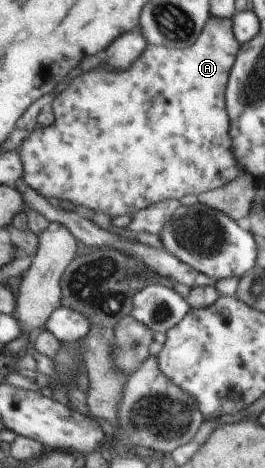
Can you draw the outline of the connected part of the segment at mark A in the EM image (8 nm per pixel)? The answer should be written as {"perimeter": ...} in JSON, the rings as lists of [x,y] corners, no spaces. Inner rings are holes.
{"perimeter":[[[211,16],[196,43],[186,46],[184,49],[164,49],[164,47],[148,45],[144,55],[138,57],[138,61],[134,63],[134,67],[124,71],[124,73],[108,73],[104,69],[96,69],[96,71],[90,71],[90,73],[76,77],[64,91],[56,95],[51,104],[56,121],[48,127],[36,127],[30,137],[18,148],[23,161],[23,181],[47,200],[54,197],[59,201],[70,201],[75,206],[84,205],[84,207],[95,211],[96,214],[103,213],[111,218],[126,215],[126,213],[135,214],[146,206],[164,200],[180,200],[184,195],[199,196],[201,193],[230,183],[242,173],[242,168],[239,167],[232,155],[229,118],[225,112],[225,89],[240,46],[233,34],[232,20]]]}

